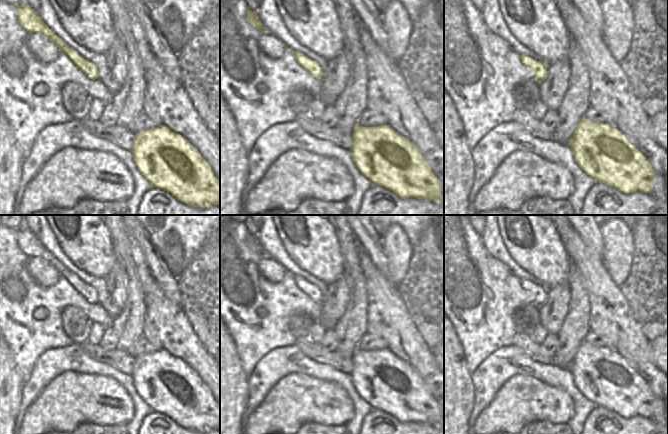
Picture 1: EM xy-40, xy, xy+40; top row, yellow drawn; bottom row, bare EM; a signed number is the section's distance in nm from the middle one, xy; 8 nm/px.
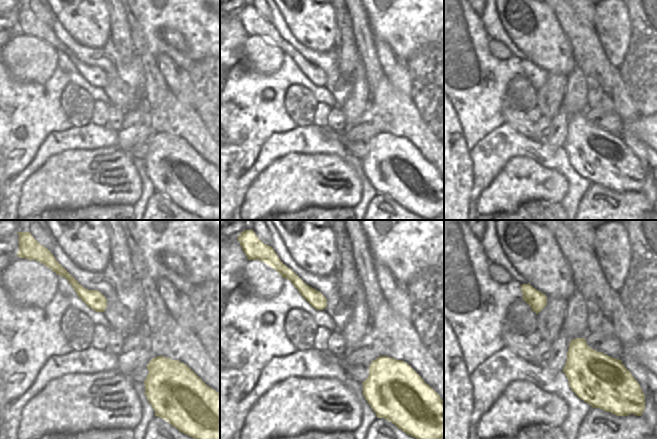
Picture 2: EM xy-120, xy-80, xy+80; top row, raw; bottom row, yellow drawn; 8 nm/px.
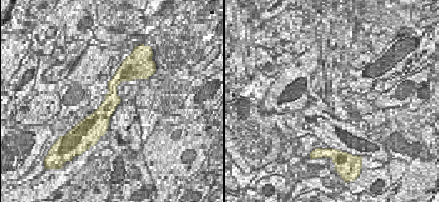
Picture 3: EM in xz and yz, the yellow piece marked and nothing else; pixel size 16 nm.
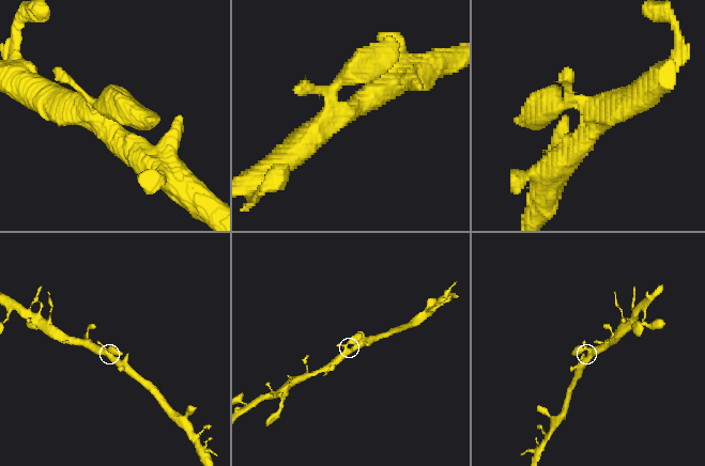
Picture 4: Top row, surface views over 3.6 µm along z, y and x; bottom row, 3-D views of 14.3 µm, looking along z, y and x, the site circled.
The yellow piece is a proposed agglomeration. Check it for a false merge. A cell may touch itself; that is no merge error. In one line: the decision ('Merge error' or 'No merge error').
No merge error.

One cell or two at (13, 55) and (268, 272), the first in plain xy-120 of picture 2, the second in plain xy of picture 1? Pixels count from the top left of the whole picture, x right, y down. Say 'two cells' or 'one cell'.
one cell

